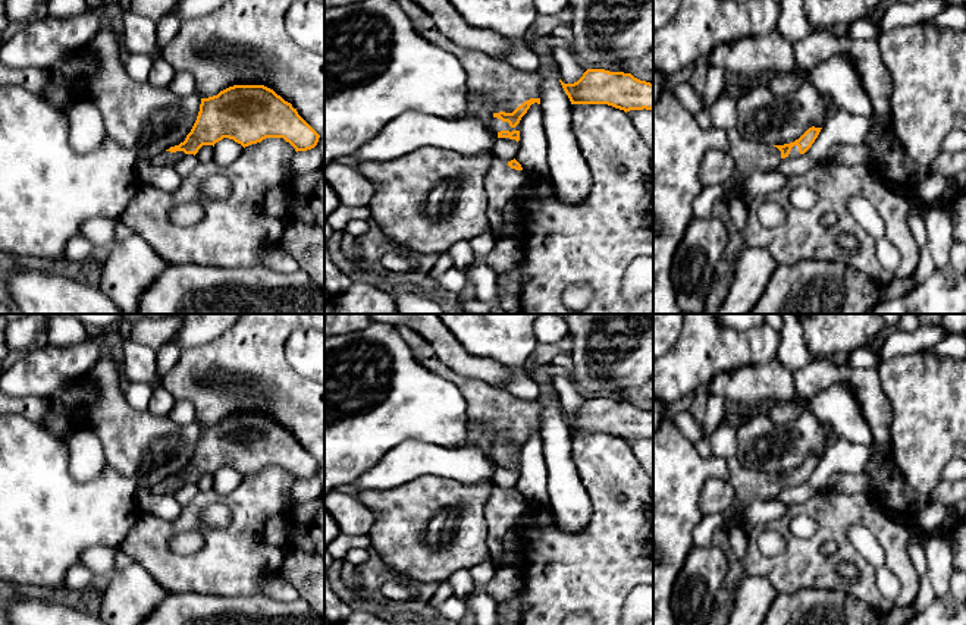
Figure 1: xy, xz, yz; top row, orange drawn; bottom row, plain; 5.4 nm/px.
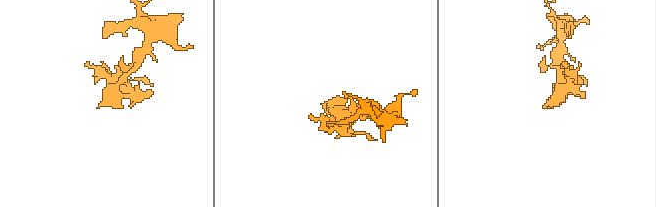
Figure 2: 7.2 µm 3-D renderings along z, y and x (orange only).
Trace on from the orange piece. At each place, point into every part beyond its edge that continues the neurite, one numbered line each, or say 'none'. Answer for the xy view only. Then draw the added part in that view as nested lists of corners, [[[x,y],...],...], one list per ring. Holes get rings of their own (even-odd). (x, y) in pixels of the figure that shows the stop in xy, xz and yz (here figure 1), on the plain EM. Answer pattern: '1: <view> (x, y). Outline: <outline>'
1: xy (166, 487). Outline: [[[164,480],[161,484],[154,487],[153,494],[175,494],[178,489],[181,489],[185,484],[184,480]]]

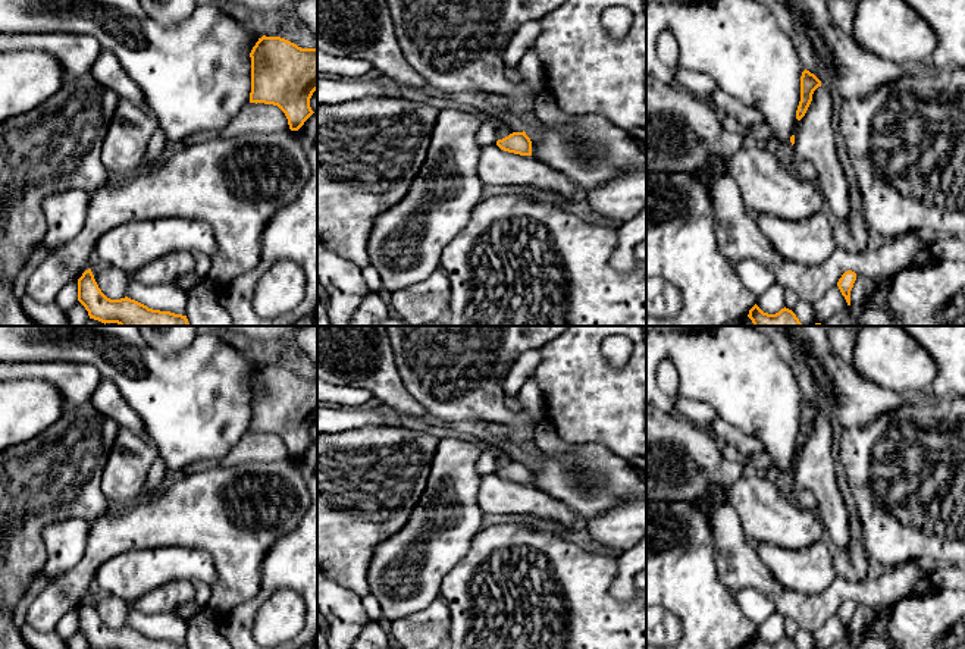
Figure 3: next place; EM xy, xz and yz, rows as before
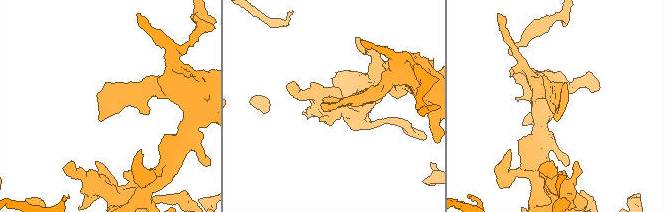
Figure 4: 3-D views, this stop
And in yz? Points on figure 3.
none

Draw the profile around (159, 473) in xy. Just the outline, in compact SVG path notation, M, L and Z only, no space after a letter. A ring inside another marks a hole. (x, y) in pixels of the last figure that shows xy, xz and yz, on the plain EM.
M159 457L150 468L141 496L150 496L153 493L160 492L169 477L172 476L167 470L167 465L163 458Z

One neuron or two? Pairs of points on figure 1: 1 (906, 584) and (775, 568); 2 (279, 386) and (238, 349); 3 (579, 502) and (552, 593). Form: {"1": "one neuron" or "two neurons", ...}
{"1": "one neuron", "2": "one neuron", "3": "two neurons"}

